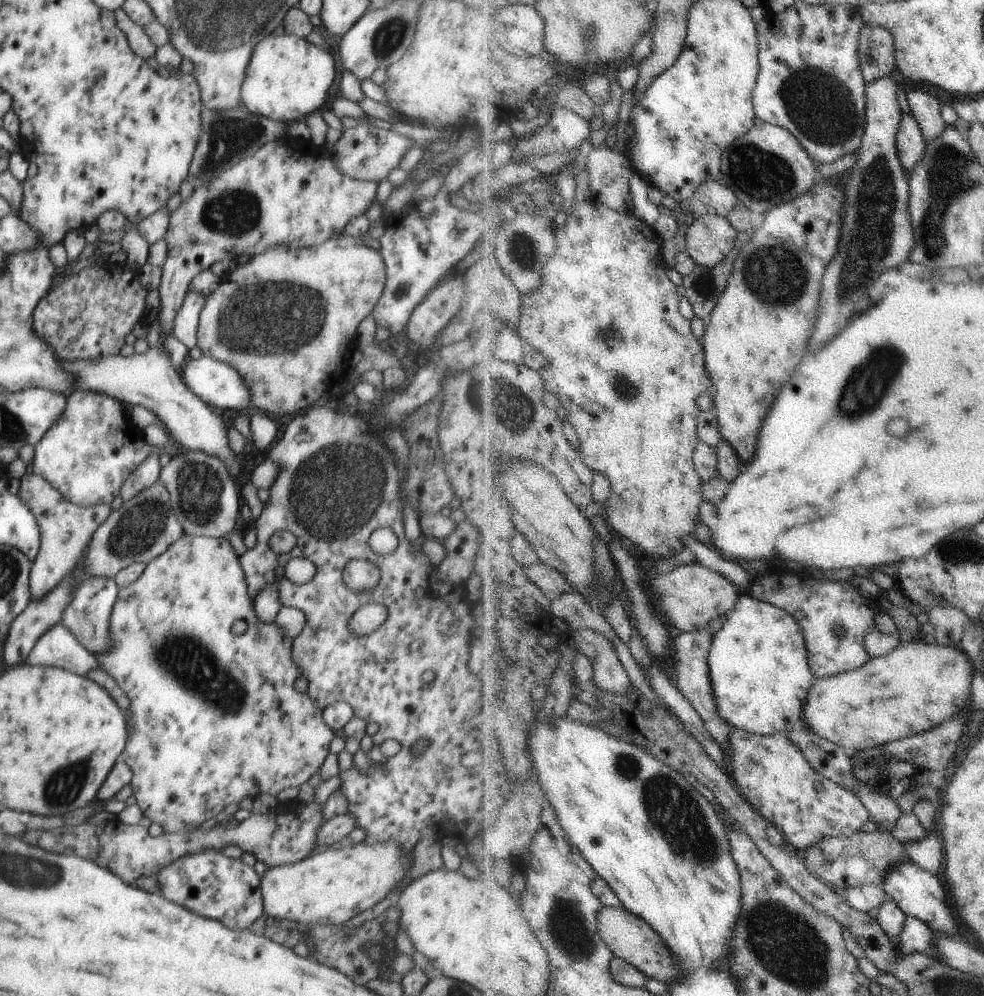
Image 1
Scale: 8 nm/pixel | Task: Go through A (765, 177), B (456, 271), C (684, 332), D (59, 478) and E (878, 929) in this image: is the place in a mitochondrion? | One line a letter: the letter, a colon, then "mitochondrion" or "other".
A: mitochondrion
B: other
C: other
D: other
E: other

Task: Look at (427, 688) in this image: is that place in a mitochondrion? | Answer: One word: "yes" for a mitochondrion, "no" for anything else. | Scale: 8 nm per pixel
yes

